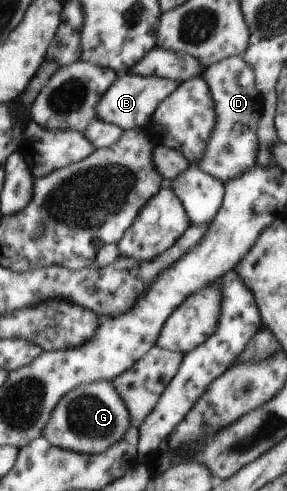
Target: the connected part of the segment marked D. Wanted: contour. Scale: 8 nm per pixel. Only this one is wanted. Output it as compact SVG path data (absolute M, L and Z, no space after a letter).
M231 56L207 66L202 78L208 83L214 99L217 123L207 142L204 155L199 162L189 162L199 166L205 173L219 181L229 181L247 172L255 165L258 137L255 137L255 123L264 112L264 99L256 89L255 72L242 56Z

